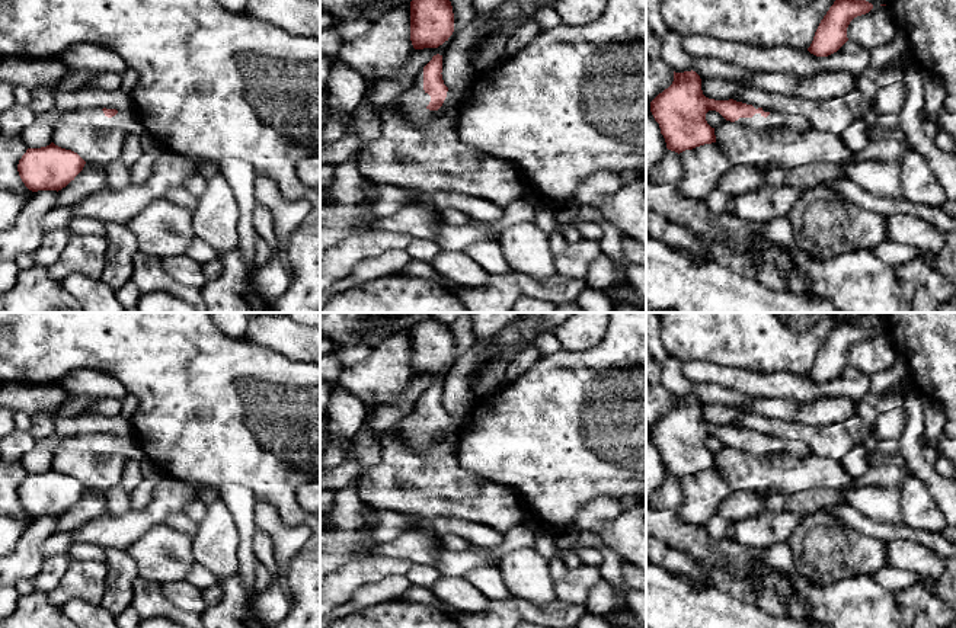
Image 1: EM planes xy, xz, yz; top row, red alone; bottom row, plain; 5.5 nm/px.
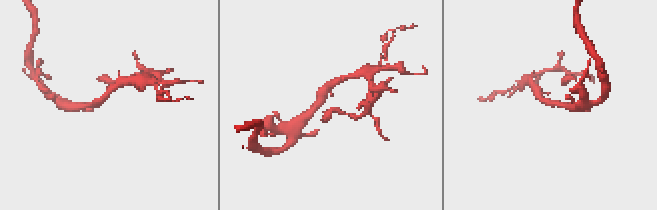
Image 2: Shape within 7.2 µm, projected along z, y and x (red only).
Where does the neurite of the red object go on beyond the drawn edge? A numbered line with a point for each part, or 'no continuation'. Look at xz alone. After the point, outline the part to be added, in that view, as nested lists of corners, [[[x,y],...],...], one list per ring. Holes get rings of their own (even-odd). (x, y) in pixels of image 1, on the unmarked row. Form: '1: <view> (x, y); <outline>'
1: xz (412, 431); [[[422,394],[415,403],[412,411],[402,422],[390,427],[389,432],[396,435],[406,448],[422,452],[439,440],[451,440],[457,443],[463,423],[448,416],[447,423],[438,436],[429,436],[426,433],[429,427],[431,422],[423,416]]]

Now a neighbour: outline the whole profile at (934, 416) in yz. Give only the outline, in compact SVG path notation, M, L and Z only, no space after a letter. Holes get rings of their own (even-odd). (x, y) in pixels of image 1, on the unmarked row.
M925 397L923 403L923 416L924 416L923 439L925 443L937 446L946 426L944 407L939 401Z

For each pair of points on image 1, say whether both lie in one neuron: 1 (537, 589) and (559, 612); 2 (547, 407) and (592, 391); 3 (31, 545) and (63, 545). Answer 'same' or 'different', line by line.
1: different
2: same
3: different

